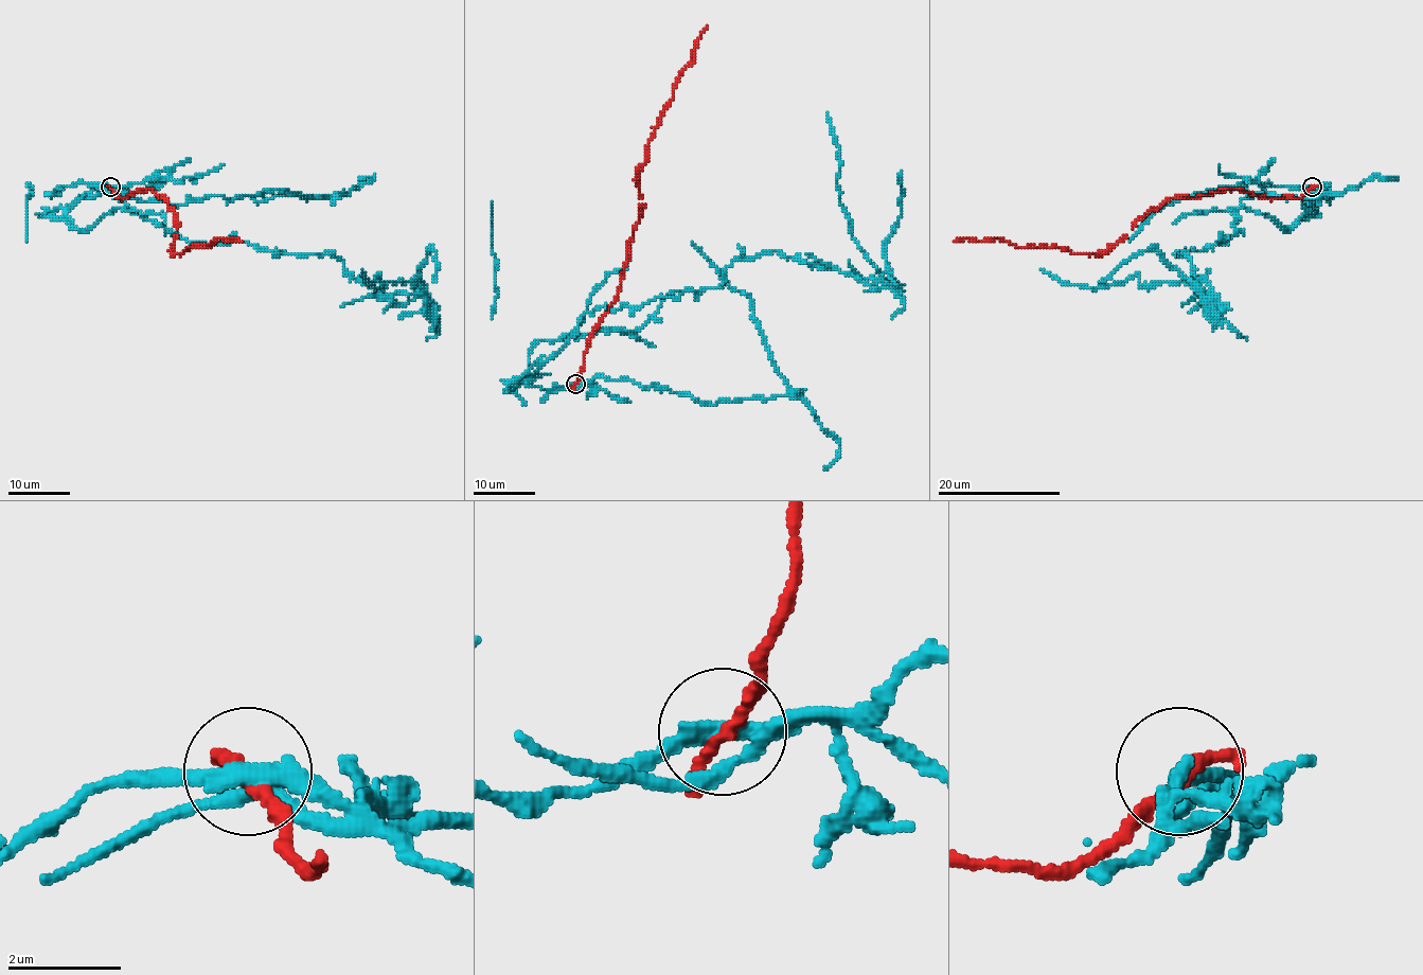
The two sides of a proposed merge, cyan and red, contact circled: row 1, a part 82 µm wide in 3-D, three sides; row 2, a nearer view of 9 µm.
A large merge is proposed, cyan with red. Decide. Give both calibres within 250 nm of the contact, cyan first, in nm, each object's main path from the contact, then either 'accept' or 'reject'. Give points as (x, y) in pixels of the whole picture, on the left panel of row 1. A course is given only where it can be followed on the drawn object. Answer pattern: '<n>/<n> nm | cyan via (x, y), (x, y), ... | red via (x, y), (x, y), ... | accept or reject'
320/240 nm | cyan via (110, 187), (69, 205), (79, 230), (128, 208), (420, 289), (362, 268) | red via (110, 187), (124, 199), (139, 190), (164, 197), (178, 225), (172, 252), (209, 247), (218, 238), (243, 242) | reject

